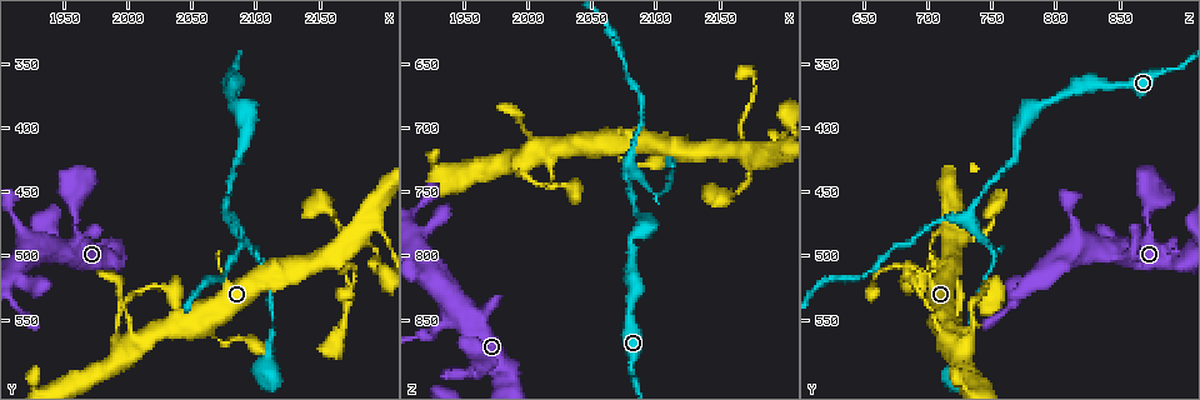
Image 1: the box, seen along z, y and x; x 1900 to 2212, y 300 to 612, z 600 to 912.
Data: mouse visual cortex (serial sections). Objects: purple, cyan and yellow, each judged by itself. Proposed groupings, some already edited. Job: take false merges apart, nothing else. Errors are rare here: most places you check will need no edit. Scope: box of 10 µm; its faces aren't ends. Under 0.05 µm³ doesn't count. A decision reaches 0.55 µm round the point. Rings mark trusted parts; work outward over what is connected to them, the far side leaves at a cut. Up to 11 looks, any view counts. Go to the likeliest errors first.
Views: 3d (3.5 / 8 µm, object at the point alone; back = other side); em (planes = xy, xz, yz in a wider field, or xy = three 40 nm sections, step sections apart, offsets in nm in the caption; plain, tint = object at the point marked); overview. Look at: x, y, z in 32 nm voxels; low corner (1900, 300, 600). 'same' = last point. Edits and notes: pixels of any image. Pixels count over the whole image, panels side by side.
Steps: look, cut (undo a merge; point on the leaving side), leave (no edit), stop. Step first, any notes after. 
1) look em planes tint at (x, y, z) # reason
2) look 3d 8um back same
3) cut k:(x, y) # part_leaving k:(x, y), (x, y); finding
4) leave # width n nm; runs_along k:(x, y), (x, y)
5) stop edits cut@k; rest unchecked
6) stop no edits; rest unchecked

look 3d 8um at (2076, 472, 728) # thick turns thin

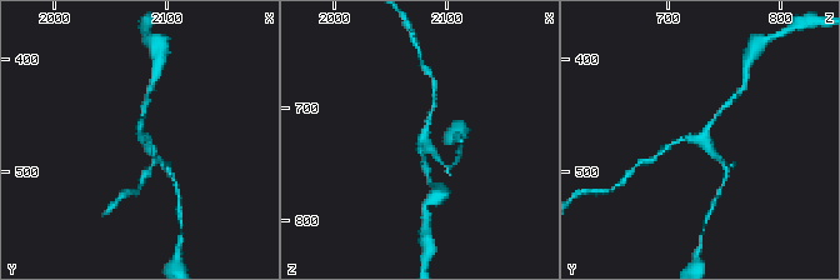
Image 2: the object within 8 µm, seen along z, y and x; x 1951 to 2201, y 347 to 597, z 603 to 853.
look em xy step 5 tint same # arms 3; arm_widths 150, 150, 200 nm

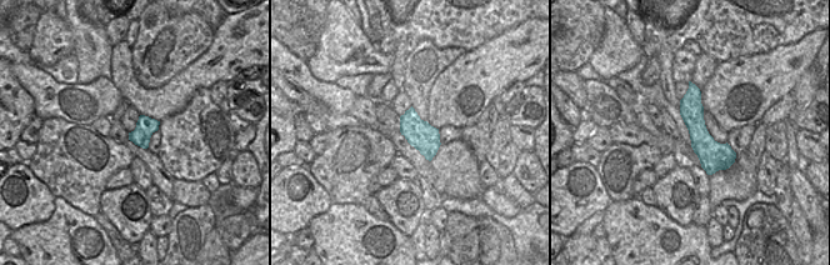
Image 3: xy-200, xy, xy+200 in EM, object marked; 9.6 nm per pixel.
leave # width 280 nm; runs_along 2:(145, 108), (140, 136), (160, 159); one cell here

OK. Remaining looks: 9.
look 3d 3.5um back at (2164, 498, 718) # four-way junction

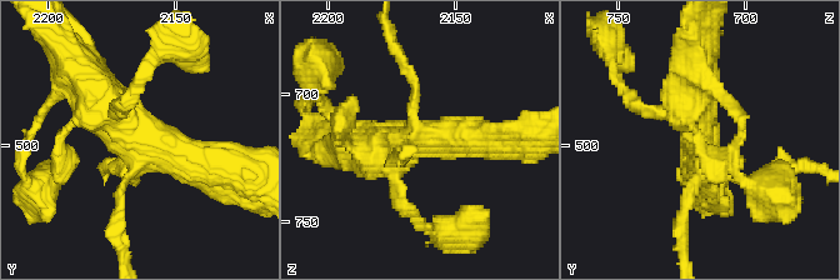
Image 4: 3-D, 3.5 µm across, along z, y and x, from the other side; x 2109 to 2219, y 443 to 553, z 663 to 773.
look em planes tint at (2163, 496, 718) # need the tissue

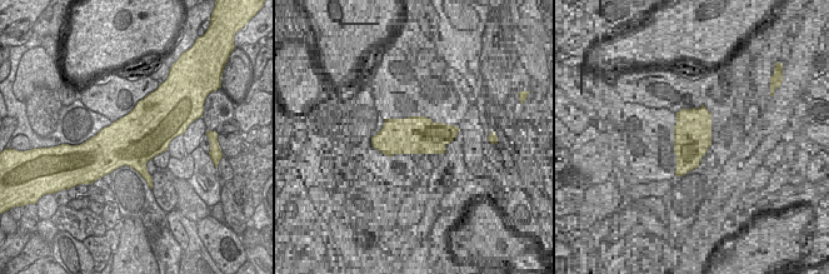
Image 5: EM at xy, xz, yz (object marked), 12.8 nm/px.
leave # arm_widths 150, 150, 450, 600 nm; one cell here

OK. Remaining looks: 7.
look 3d 3.5um at (2000, 572, 724)

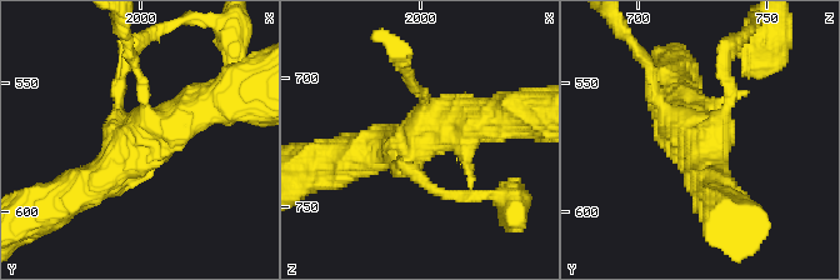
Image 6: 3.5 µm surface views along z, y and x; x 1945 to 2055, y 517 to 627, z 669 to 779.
look em xy step 1 tint at (2001, 573, 723) # need the tissue

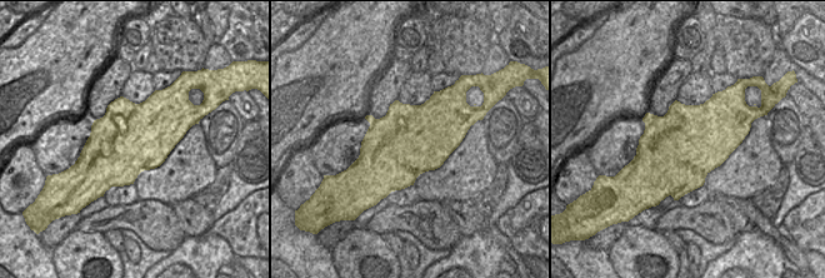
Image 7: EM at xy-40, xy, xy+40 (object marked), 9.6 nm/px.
leave # one cell here

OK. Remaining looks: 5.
look em xy step 2 tint at (2030, 528, 746) # sharp bend

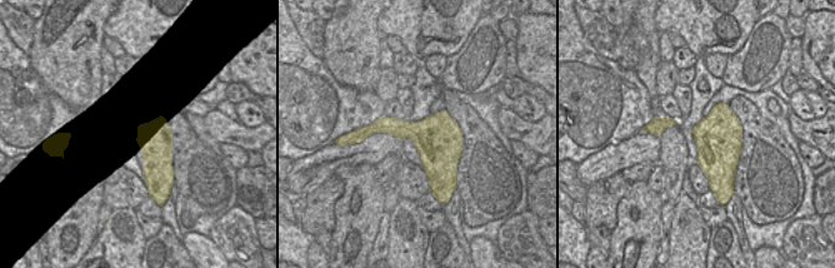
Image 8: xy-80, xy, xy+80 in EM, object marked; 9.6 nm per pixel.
look 3d 3.5um same

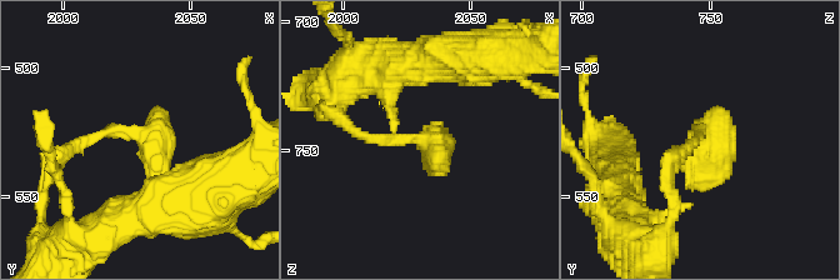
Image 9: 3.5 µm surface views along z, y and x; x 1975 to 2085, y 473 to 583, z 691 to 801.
leave # runs_along 9:(66, 149), (108, 130), (143, 134), (161, 188); all the same cell

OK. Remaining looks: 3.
stop no edits; rest unchecked

